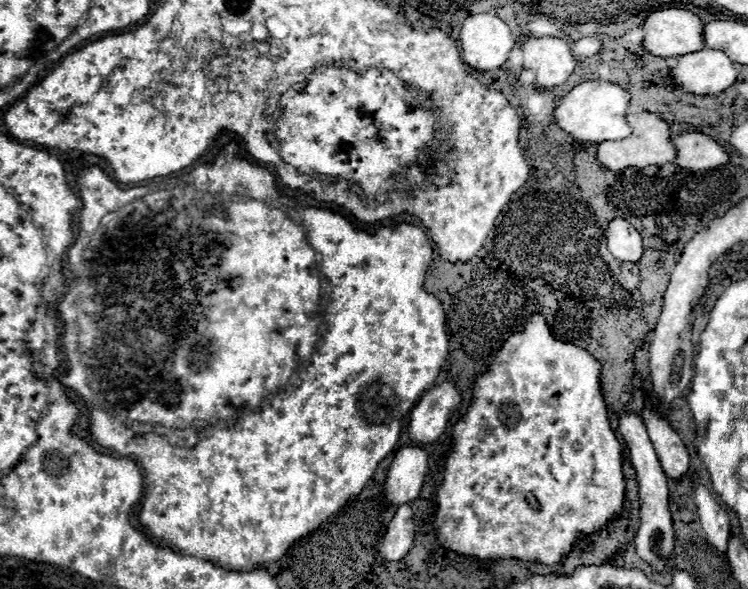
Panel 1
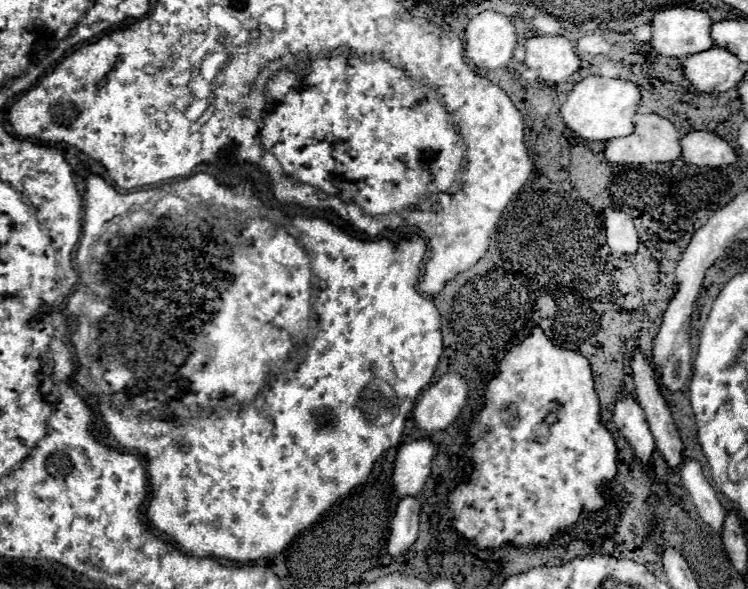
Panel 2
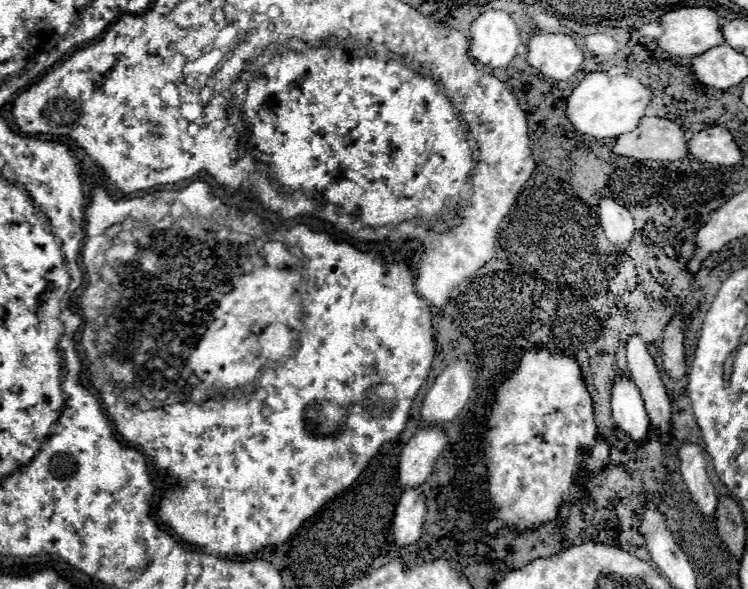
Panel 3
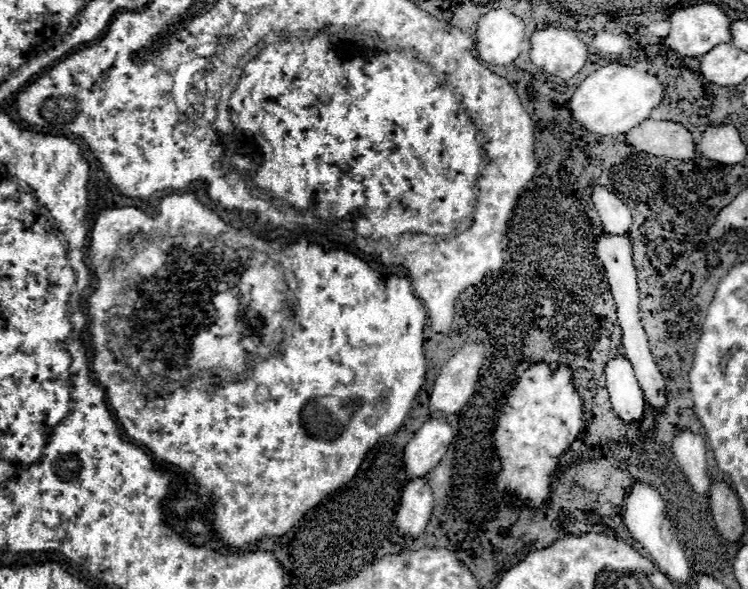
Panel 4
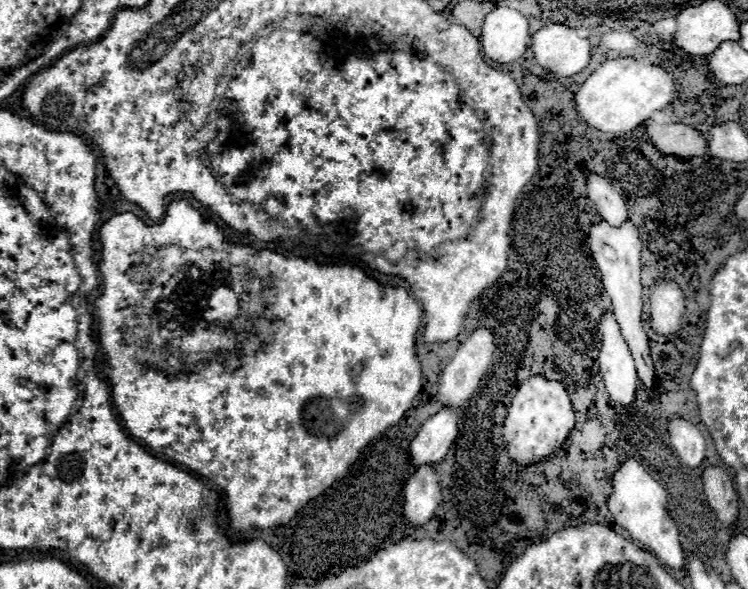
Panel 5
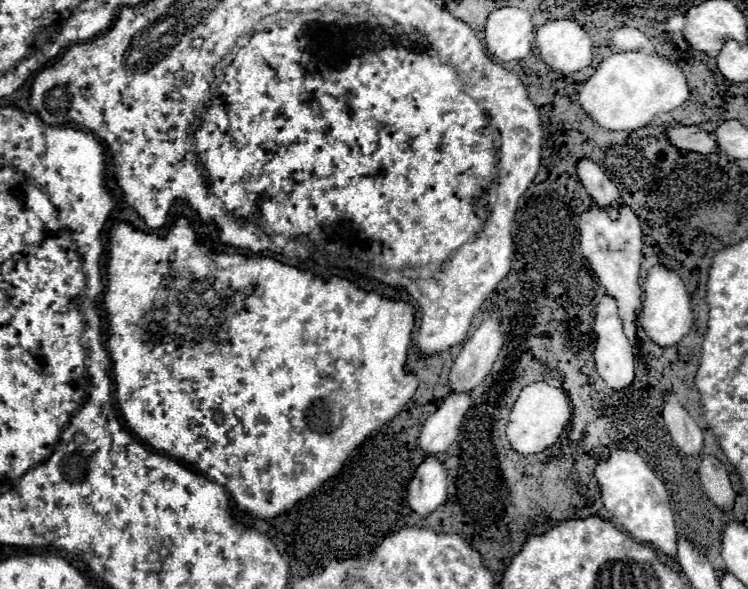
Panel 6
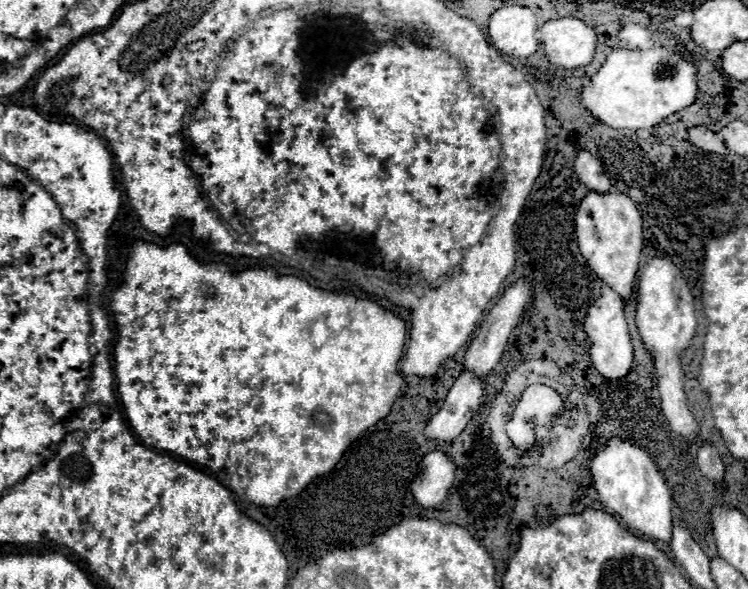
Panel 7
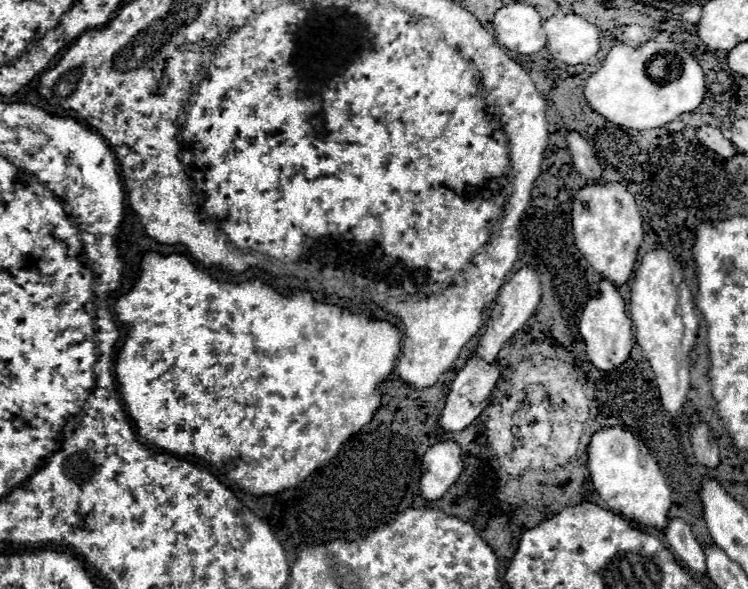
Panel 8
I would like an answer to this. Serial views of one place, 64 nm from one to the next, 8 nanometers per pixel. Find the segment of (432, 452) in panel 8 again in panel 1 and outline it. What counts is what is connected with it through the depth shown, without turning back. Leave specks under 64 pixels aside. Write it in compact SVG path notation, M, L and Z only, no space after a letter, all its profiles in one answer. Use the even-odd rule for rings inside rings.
M404 504L396 510L392 522L386 526L382 544L380 544L380 556L386 562L398 562L402 560L414 542L414 522L412 522L412 506Z

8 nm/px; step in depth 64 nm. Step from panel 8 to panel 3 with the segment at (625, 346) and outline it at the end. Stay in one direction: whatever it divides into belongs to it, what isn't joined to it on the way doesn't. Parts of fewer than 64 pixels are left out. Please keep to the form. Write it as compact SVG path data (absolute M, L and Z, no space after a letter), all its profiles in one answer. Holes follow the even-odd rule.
M618 378L612 388L612 418L632 440L644 442L648 438L648 414L636 384L626 378Z

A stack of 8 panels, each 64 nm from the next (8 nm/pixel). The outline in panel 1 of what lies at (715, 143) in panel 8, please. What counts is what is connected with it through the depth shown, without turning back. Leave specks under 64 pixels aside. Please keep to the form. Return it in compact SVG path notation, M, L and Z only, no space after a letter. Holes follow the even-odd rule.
M636 112L636 114L628 114L628 124L632 126L632 134L628 138L610 142L608 152L596 152L596 160L600 162L600 166L604 166L606 170L612 170L612 172L622 172L626 168L662 166L676 158L676 148L670 140L668 124L664 120L660 120L658 116L654 116L650 112Z

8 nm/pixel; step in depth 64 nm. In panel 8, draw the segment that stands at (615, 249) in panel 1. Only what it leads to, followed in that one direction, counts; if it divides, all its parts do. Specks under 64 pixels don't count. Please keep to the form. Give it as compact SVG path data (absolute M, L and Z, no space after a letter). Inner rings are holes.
M576 130L566 134L566 142L568 142L568 148L572 152L574 170L578 174L582 174L588 182L600 184L602 182L602 172L600 172L600 164L598 164L596 156L594 156L590 144Z

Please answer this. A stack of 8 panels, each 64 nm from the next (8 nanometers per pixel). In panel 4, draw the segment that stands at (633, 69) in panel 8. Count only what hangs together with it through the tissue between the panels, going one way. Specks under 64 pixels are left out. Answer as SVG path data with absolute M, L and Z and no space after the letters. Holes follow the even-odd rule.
M610 64L592 72L572 94L570 114L588 132L600 136L626 134L632 126L638 126L650 116L650 110L660 104L664 90L656 76L640 74L630 66Z

